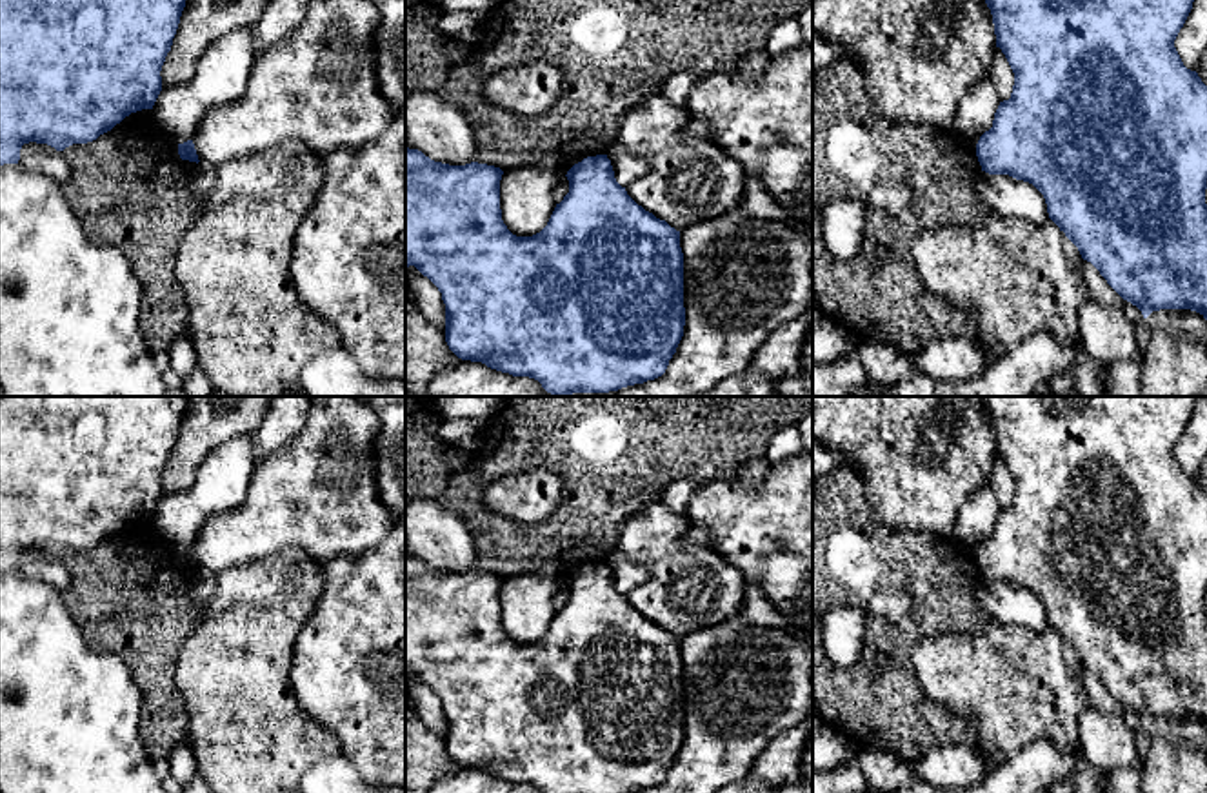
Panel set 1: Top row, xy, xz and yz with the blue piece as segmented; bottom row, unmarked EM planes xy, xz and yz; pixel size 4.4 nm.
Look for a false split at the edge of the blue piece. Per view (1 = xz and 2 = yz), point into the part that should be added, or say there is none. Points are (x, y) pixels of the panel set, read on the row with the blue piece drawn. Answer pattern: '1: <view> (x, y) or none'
1: none
2: none

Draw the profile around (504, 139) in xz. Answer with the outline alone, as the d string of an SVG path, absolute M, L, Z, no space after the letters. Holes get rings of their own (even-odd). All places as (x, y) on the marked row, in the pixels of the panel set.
M500 0L487 13L480 42L469 60L451 65L440 98L456 105L474 135L474 162L502 171L522 166L551 166L567 173L587 156L605 155L616 142L627 113L638 104L662 95L674 75L713 73L731 75L738 58L765 49L773 27L796 18L809 0ZM538 58L553 60L564 73L560 100L538 115L520 115L505 107L489 105L484 98L484 80L494 71L527 64Z

